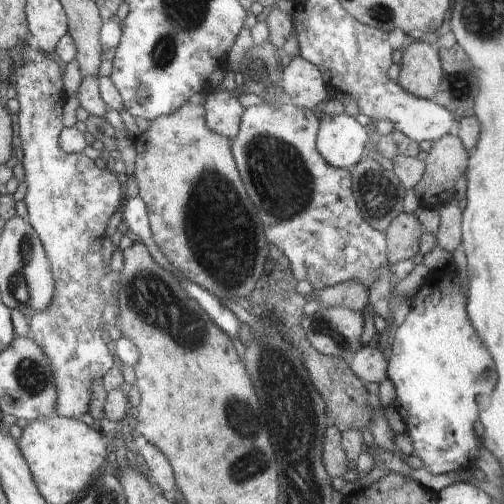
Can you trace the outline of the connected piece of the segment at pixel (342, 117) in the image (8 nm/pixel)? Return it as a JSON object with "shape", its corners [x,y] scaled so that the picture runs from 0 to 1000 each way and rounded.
{"shape":[[[688,224],[663,226],[663,230],[639,230],[631,256],[627,290],[639,313],[667,333],[692,335],[732,302],[726,298],[726,286],[732,280],[734,252],[710,244],[706,232]]]}

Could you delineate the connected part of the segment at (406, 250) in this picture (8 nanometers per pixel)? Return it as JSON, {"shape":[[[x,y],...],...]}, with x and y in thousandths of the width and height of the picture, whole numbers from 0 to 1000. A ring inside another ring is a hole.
{"shape":[[[800,421],[786,429],[764,460],[772,522],[782,528],[798,516],[819,514],[829,504],[839,460],[821,425]]]}

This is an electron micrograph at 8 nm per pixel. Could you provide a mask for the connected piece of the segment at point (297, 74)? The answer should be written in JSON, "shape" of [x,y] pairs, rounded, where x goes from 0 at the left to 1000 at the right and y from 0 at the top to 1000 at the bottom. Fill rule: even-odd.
{"shape":[[[593,111],[577,119],[575,127],[560,141],[562,159],[558,167],[563,175],[563,183],[567,183],[573,192],[571,202],[579,208],[627,218],[627,210],[631,210],[635,202],[643,202],[643,198],[655,194],[651,173],[635,141],[599,113]]]}

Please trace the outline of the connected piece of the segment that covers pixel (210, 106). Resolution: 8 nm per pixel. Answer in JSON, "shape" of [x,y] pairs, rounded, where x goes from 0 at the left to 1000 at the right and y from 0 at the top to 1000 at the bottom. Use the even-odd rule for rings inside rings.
{"shape":[[[427,179],[411,192],[407,206],[407,238],[413,258],[425,258],[456,280],[468,274],[474,260],[482,210],[468,183]]]}

